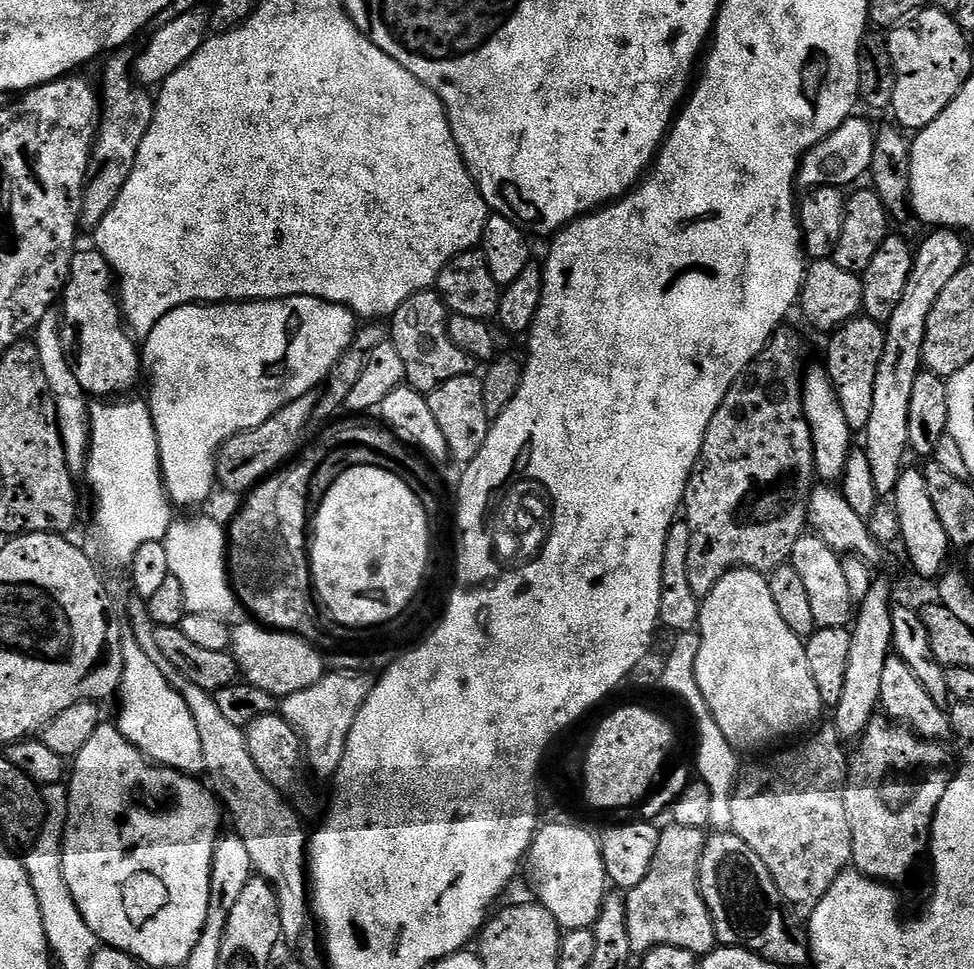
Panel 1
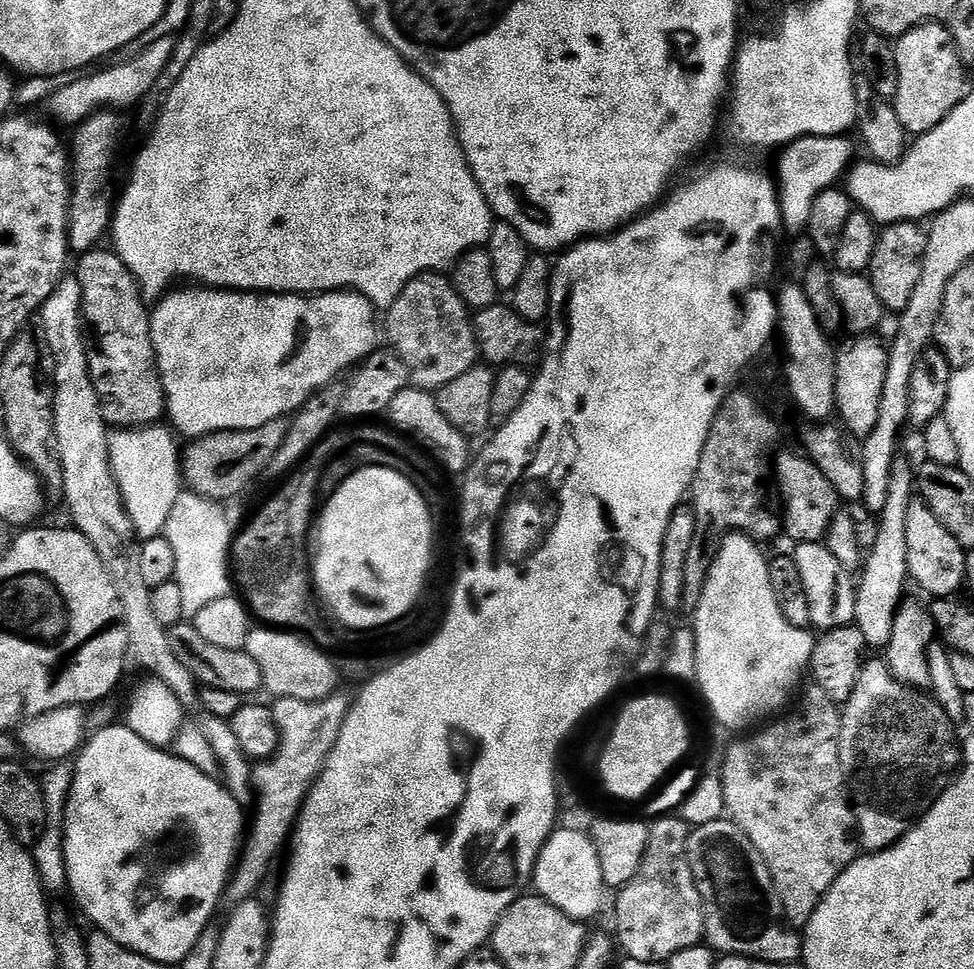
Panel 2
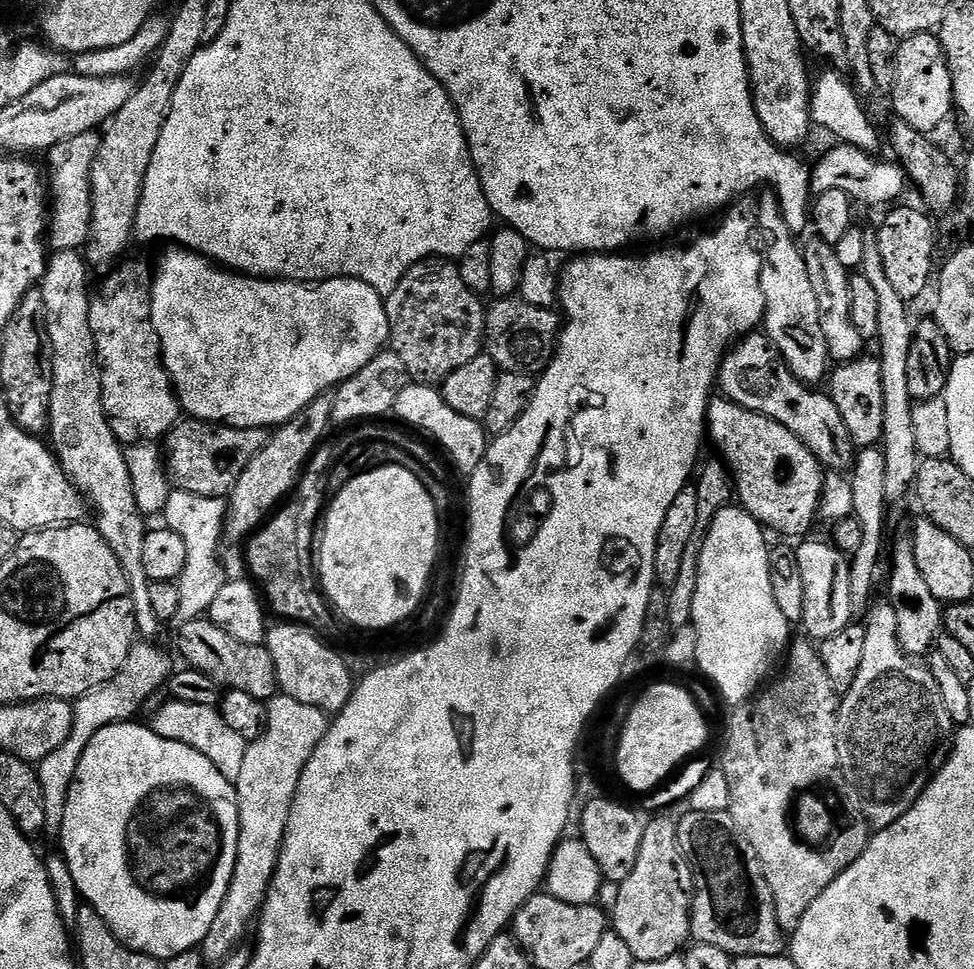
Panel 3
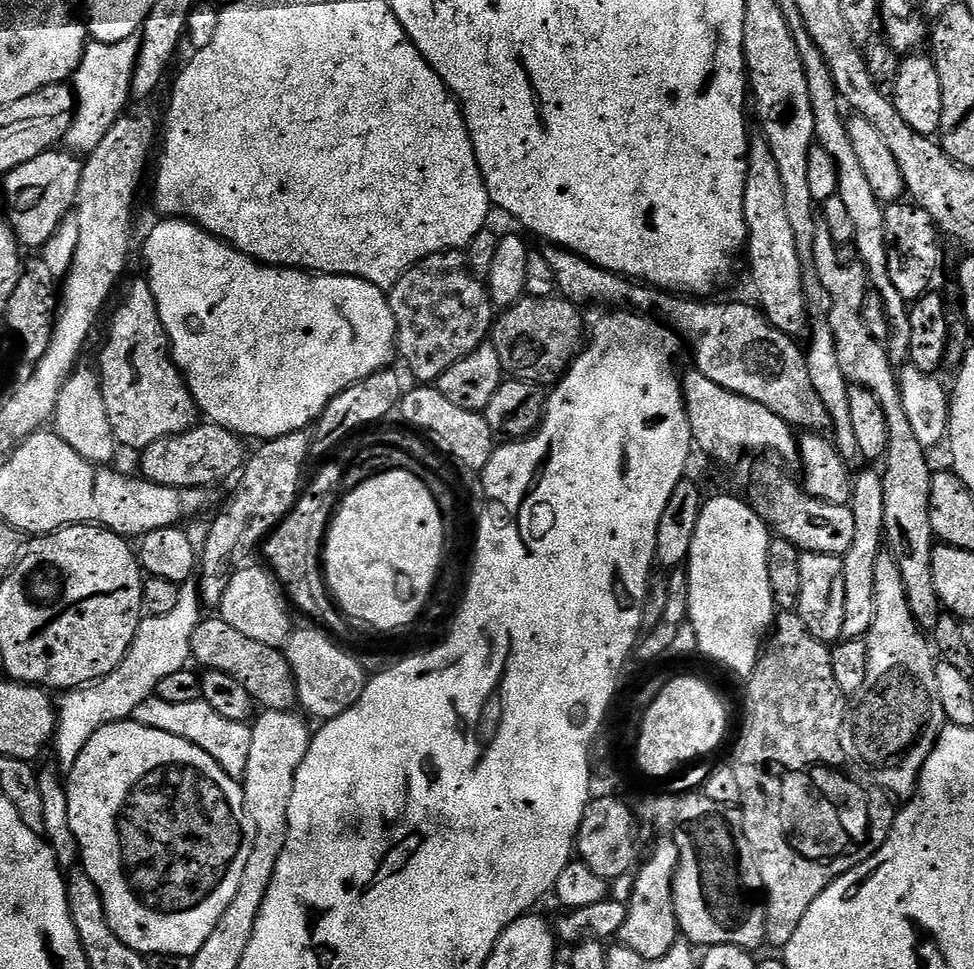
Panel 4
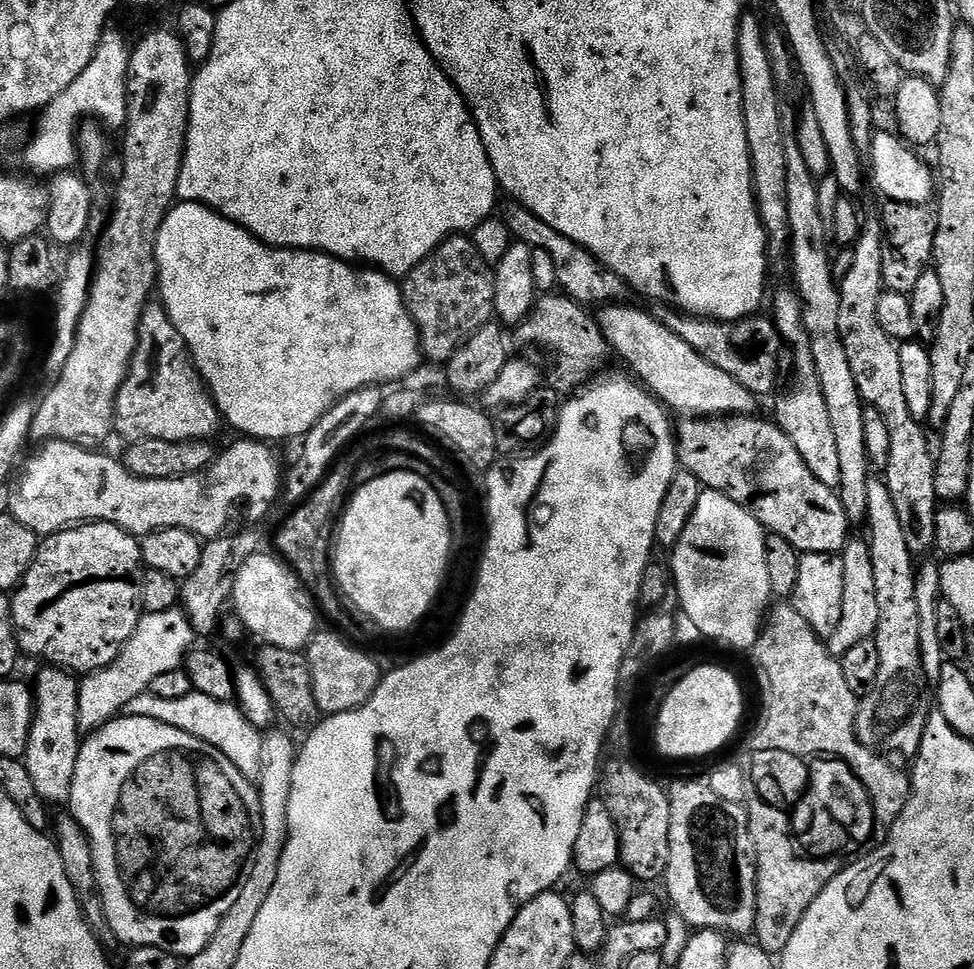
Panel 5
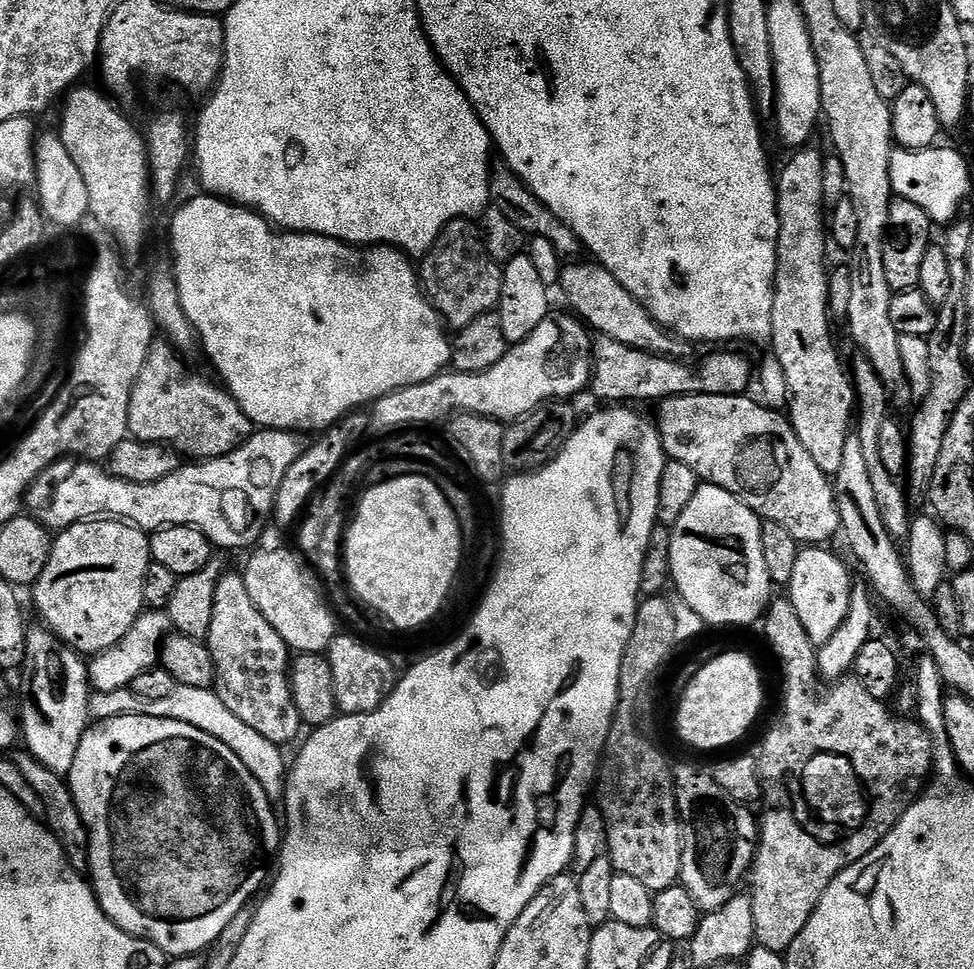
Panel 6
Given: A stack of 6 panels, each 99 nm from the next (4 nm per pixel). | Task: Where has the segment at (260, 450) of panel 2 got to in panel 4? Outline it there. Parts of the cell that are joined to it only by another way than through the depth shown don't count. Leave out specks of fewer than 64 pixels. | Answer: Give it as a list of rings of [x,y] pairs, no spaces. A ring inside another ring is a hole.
[[[200,422],[177,436],[158,438],[140,453],[139,475],[151,484],[171,488],[206,488],[237,475],[246,463],[245,441],[211,422]]]

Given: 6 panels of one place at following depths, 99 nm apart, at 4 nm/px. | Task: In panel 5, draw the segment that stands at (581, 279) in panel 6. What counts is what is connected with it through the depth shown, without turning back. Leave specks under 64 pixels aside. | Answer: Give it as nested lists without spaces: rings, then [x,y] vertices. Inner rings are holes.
[[[628,302],[603,305],[598,312],[600,329],[609,349],[632,367],[631,375],[665,408],[681,412],[679,415],[684,418],[750,416],[757,411],[758,397],[746,390],[738,378],[730,378],[730,374],[706,362],[688,342],[662,326],[655,315],[630,305]]]

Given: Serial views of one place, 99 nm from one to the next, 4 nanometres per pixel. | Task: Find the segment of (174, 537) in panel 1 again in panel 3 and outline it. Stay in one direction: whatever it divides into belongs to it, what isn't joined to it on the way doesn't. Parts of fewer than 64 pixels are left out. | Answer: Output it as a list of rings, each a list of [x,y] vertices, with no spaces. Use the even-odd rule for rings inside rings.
[[[172,490],[162,516],[166,518],[167,527],[174,529],[186,542],[186,570],[182,570],[178,581],[182,590],[182,602],[178,610],[184,620],[203,617],[218,598],[218,590],[226,583],[224,568],[220,565],[220,540],[224,536],[224,517],[228,515],[227,503],[218,496],[203,496]]]

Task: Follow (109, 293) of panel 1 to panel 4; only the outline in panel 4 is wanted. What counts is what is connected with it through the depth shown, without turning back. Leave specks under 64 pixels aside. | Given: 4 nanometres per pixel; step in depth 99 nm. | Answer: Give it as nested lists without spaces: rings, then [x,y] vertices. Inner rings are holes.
[[[140,278],[128,288],[124,301],[116,308],[112,316],[112,329],[108,332],[108,341],[100,354],[100,389],[106,402],[106,418],[110,418],[110,430],[114,434],[117,445],[135,450],[143,450],[158,438],[177,436],[188,431],[198,420],[198,409],[190,394],[184,375],[172,360],[172,350],[168,335],[162,326],[162,318],[158,314],[158,306],[154,298],[154,290],[147,279]]]

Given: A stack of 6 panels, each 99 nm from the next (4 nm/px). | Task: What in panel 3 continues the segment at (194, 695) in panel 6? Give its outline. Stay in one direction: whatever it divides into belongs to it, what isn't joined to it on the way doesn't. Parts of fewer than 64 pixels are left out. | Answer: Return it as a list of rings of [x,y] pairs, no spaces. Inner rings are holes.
[[[169,699],[167,703],[153,714],[152,720],[150,719],[150,726],[154,734],[170,742],[182,742],[198,750],[198,754],[206,754],[206,758],[210,758],[210,762],[218,766],[220,773],[227,780],[234,782],[238,774],[242,774],[242,762],[246,759],[249,741],[244,740],[242,734],[238,734],[228,725],[226,718],[222,718],[219,707],[197,706],[174,699]]]

